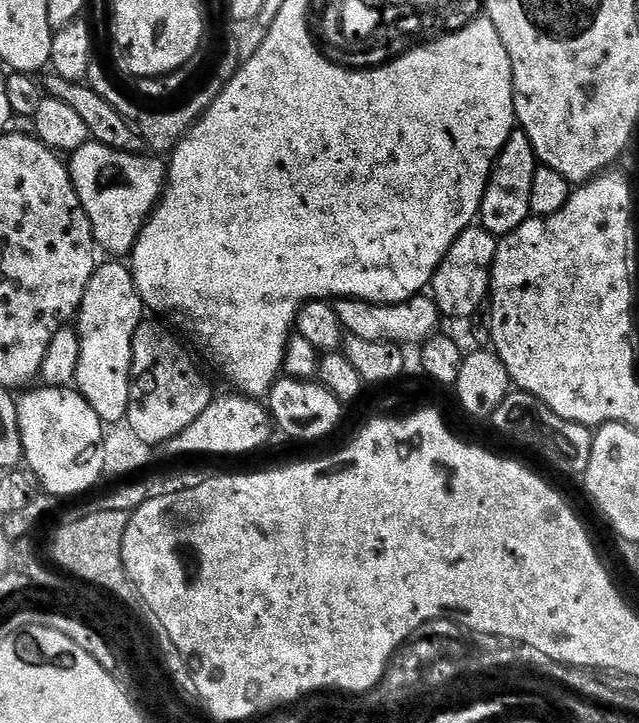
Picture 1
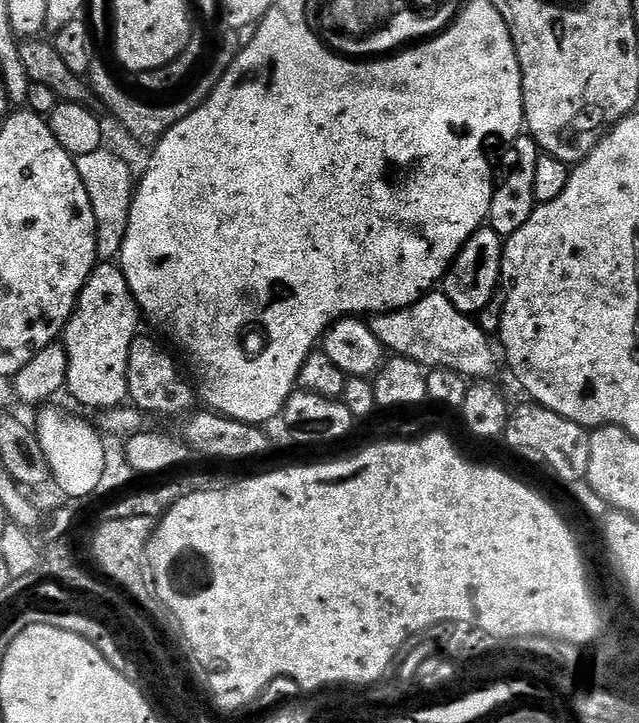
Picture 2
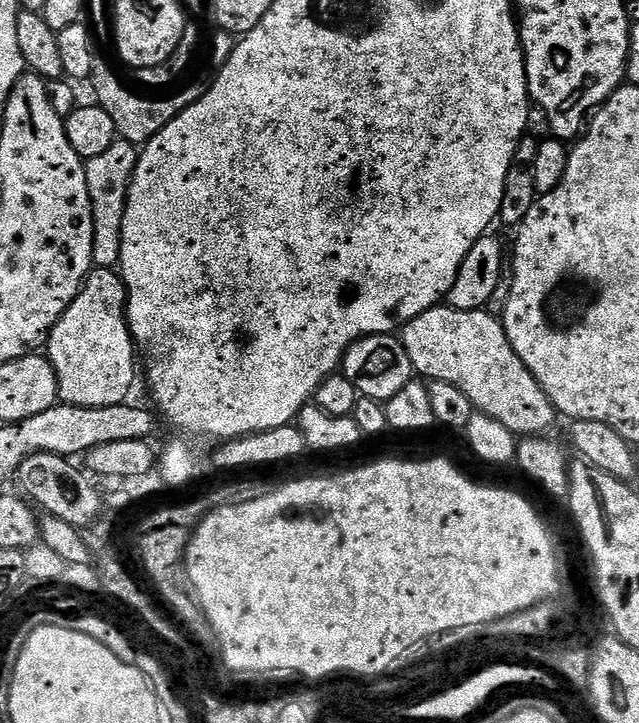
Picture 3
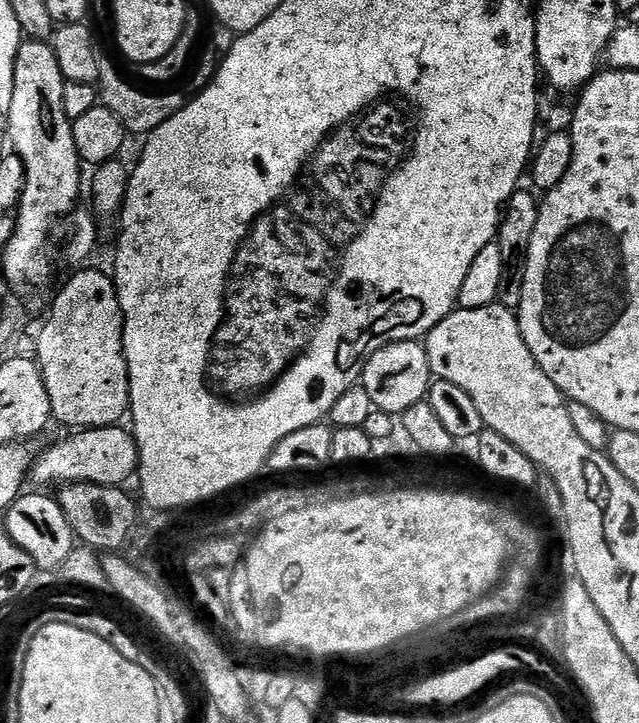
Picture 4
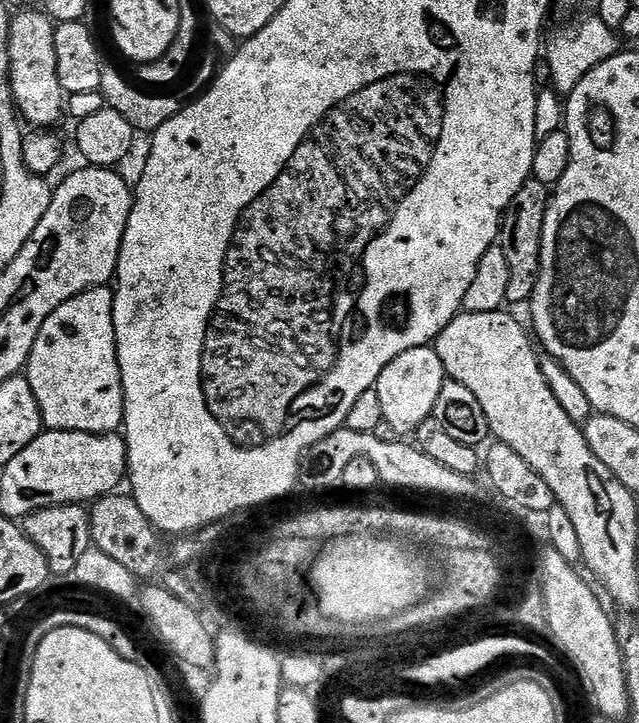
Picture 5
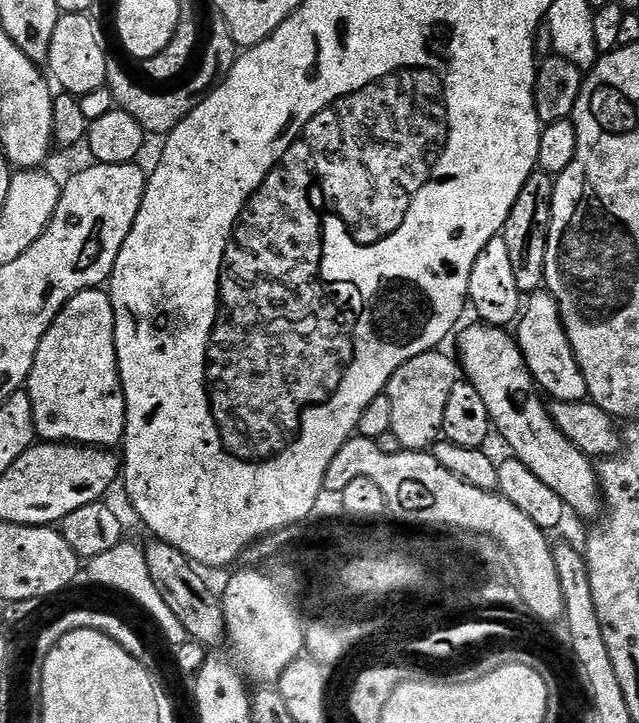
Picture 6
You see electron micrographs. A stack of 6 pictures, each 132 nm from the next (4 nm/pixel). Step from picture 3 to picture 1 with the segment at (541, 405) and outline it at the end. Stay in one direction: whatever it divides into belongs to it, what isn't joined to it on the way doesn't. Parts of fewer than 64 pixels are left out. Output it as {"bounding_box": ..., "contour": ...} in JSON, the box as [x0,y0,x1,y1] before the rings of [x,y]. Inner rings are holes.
{"bounding_box":[334,294,442,345],"contour":[[[428,294],[411,296],[401,304],[372,304],[369,300],[355,300],[352,296],[345,296],[335,301],[334,307],[345,333],[354,338],[366,338],[369,342],[423,345],[424,341],[437,335],[439,328],[436,327],[442,323],[436,301]]]}

